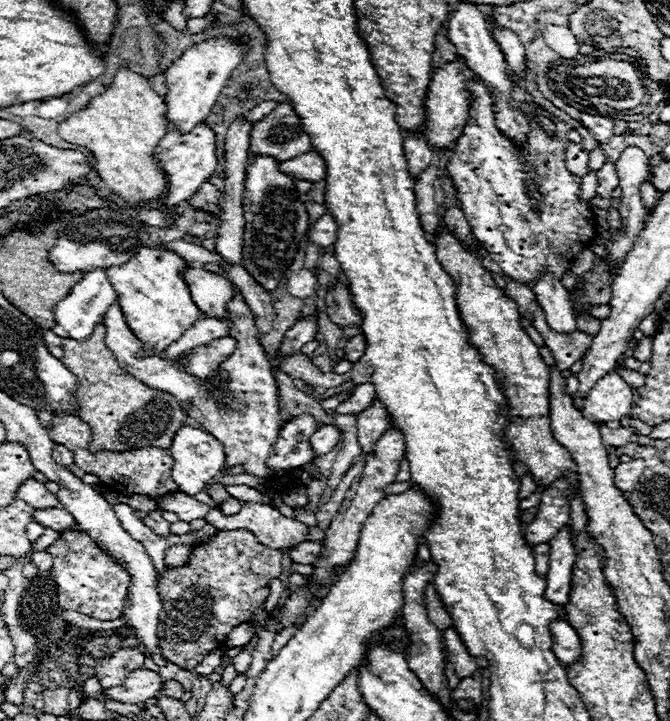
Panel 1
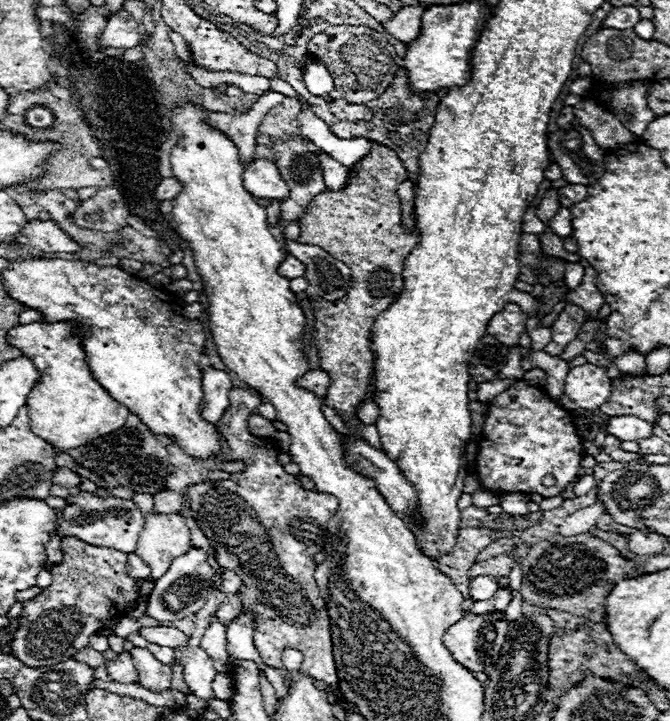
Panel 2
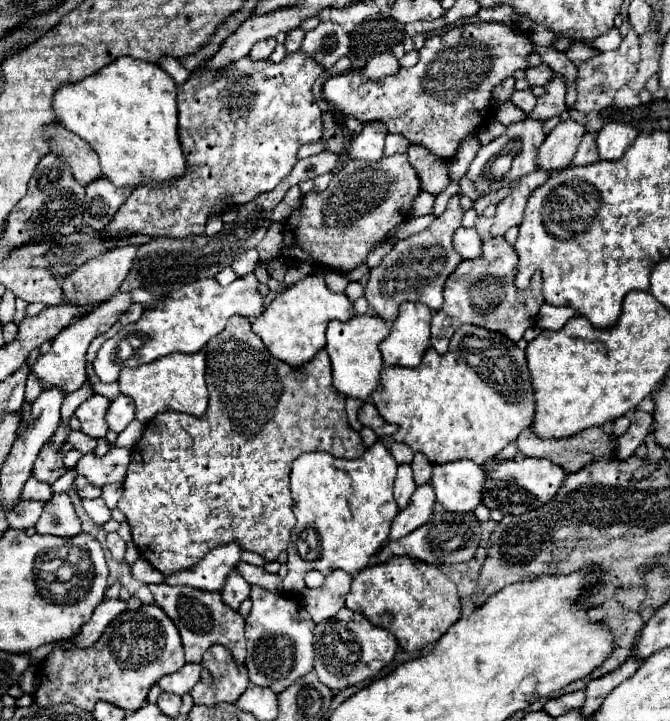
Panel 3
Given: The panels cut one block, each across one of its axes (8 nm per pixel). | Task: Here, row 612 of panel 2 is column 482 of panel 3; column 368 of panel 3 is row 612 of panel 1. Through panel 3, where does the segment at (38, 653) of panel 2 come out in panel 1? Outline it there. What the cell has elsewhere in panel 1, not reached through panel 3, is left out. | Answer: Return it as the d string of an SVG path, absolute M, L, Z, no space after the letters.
M78 530L62 532L60 538L52 546L48 546L46 552L54 560L52 578L56 582L58 604L62 608L82 612L96 620L116 620L122 616L132 578L88 534Z

